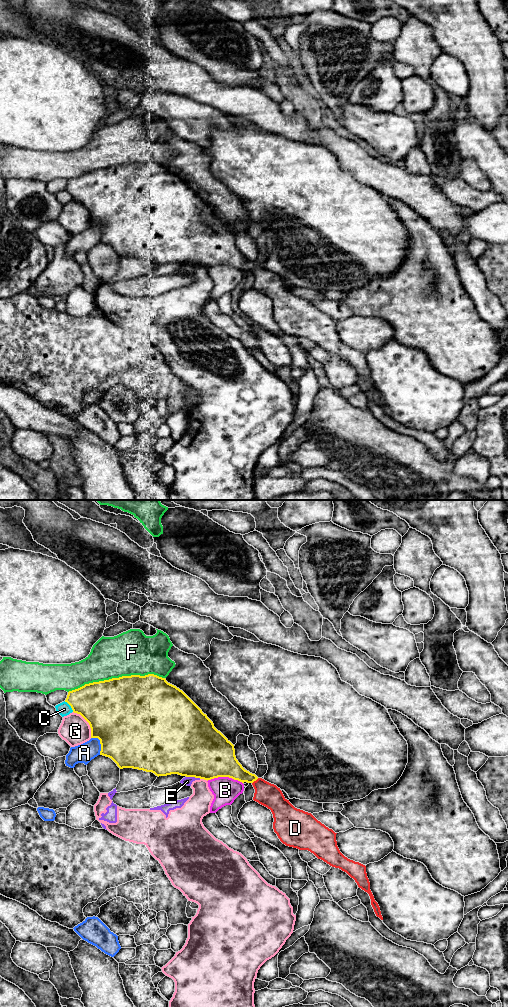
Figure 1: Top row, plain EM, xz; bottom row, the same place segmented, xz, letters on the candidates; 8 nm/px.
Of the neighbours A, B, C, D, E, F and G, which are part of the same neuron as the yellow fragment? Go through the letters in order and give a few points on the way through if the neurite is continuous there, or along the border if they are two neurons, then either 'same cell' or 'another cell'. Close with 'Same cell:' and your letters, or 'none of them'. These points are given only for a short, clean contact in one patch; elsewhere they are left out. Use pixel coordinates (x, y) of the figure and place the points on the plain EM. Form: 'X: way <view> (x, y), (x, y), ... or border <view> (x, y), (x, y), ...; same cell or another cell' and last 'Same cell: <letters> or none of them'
A: another cell
B: border xz (207, 268), (218, 265), (231, 265), (242, 271); another cell
C: another cell
D: way xz (228, 254), (238, 261), (255, 268), (269, 283); same cell
E: another cell
F: another cell
G: another cell
Same cell: D

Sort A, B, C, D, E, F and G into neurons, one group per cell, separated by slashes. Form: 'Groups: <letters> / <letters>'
Groups: A / B / C / D / E G / F

